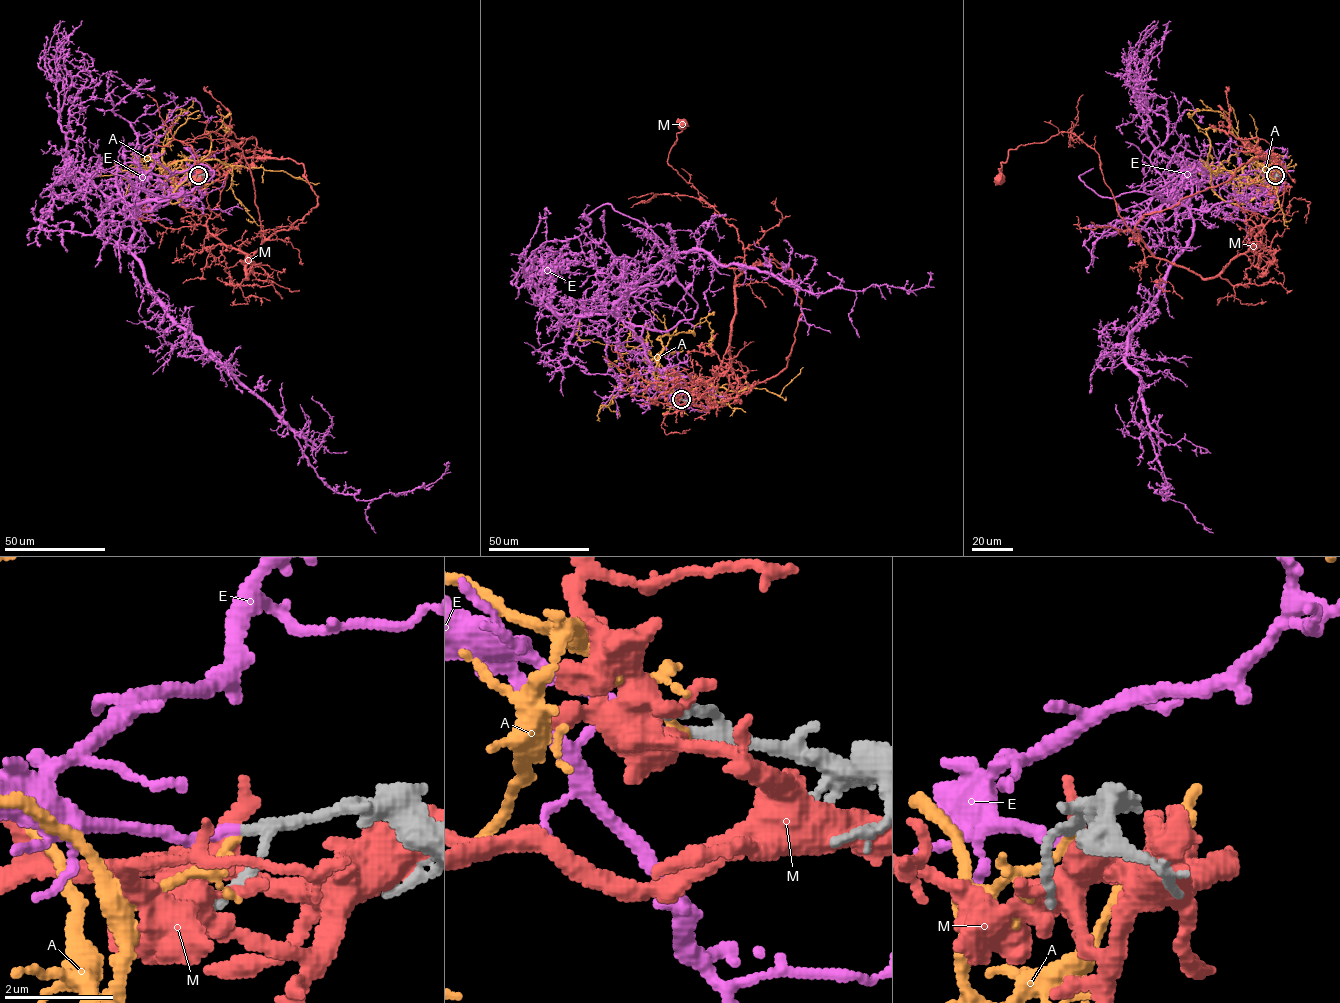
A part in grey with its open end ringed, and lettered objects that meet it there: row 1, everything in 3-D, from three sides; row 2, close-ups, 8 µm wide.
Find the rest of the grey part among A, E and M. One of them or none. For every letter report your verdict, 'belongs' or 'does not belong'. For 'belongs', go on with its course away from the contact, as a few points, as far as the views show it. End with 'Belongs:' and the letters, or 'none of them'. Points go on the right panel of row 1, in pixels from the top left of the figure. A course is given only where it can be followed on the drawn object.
A: does not belong
E: belongs | via (1275, 175), (1251, 198), (1191, 209), (1188, 245), (1129, 335), (1125, 360), (1140, 378), (1166, 500), (1148, 461)
M: does not belong
Belongs: E

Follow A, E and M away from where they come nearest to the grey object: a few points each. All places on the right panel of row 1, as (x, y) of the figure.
A: (1275, 175), (1262, 172), (1249, 202), (1218, 197), (1210, 184), (1209, 139), (1196, 125), (1221, 129)
E: (1275, 175), (1251, 198), (1191, 209), (1188, 245), (1129, 335), (1125, 360), (1140, 378), (1166, 500), (1148, 461)
M: (1275, 175), (1280, 210), (1207, 278), (1125, 225), (1074, 134), (1010, 149), (1000, 180)

